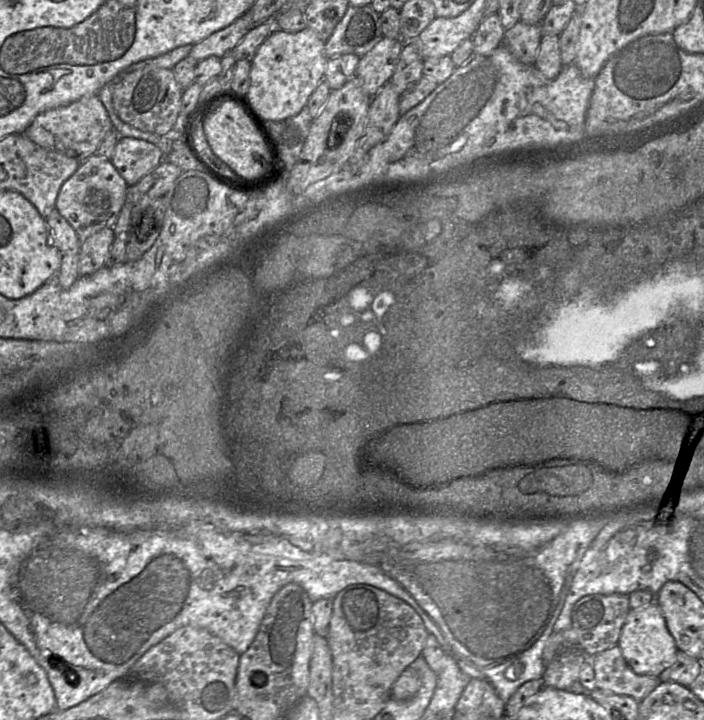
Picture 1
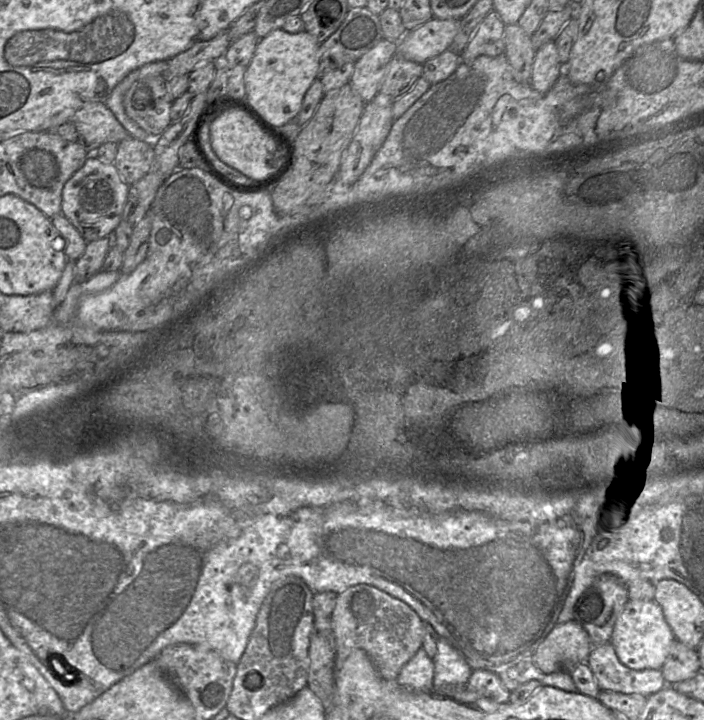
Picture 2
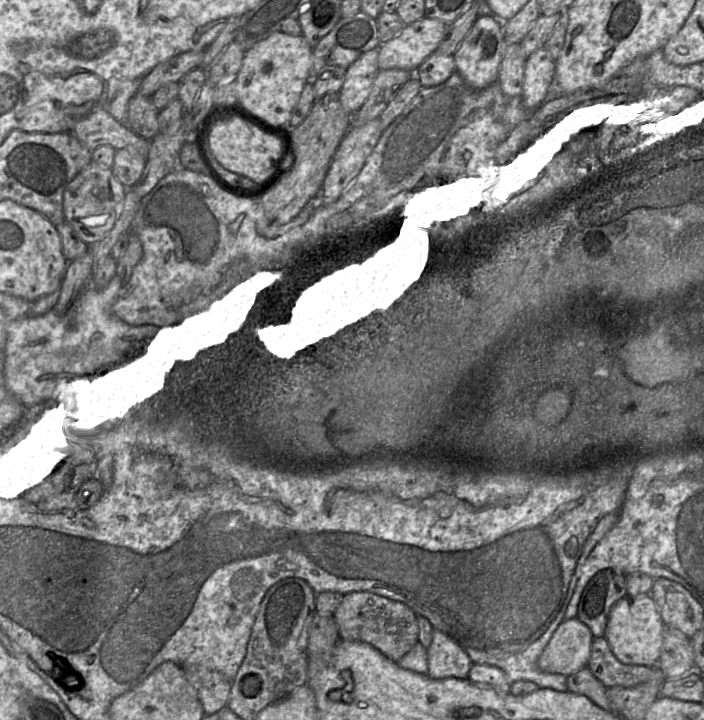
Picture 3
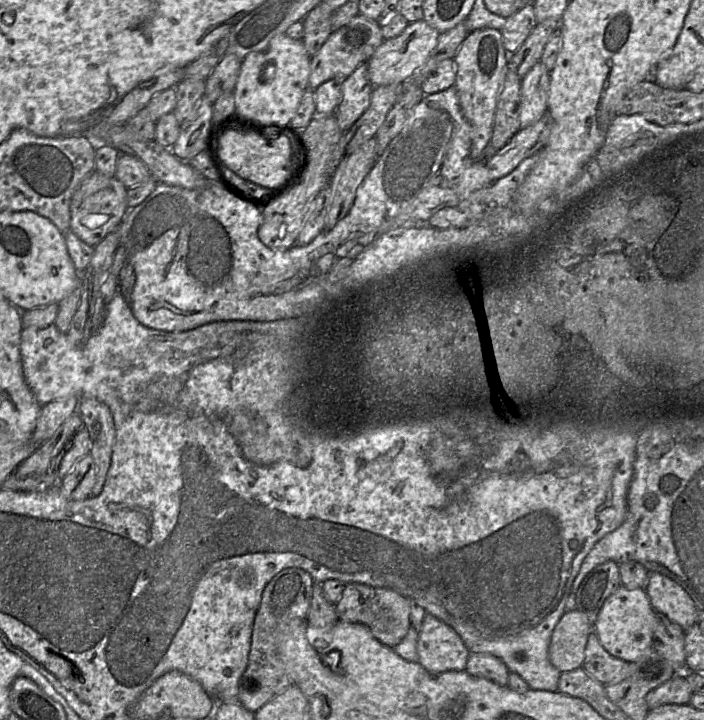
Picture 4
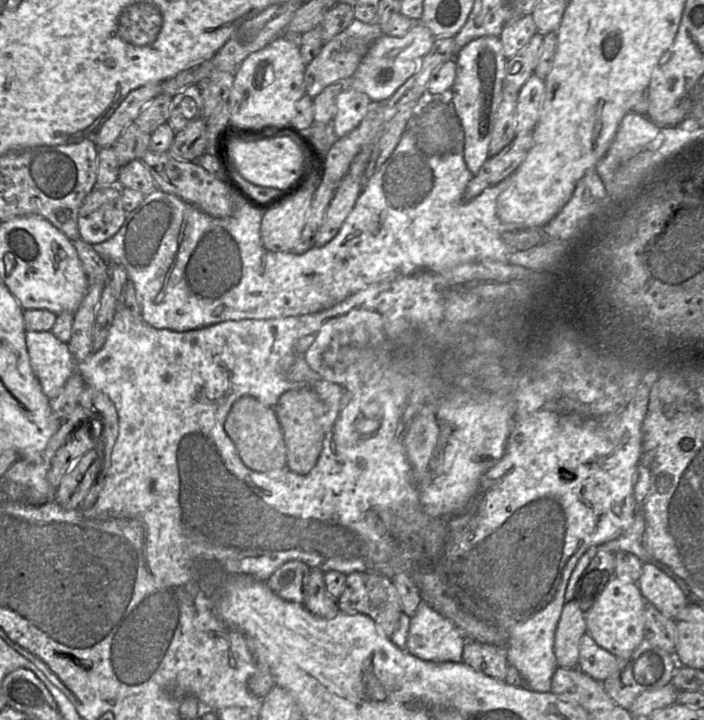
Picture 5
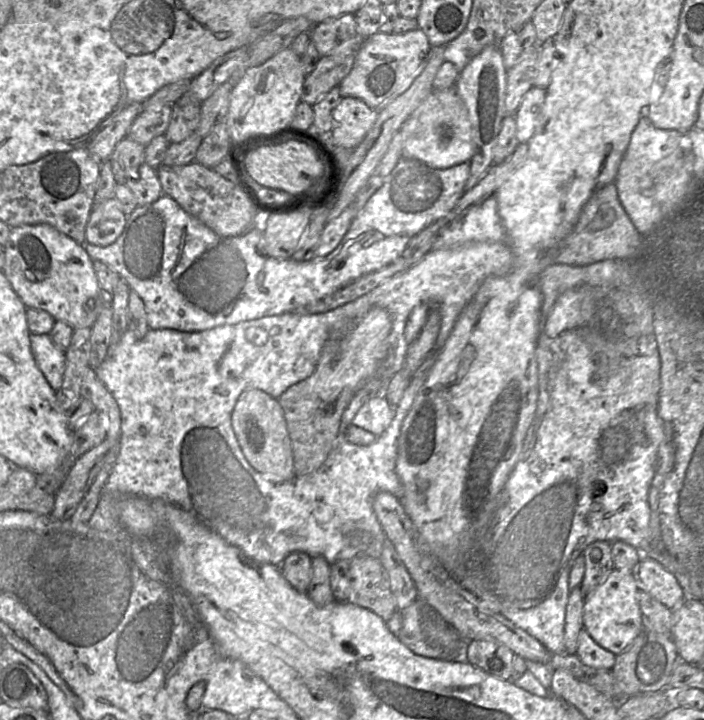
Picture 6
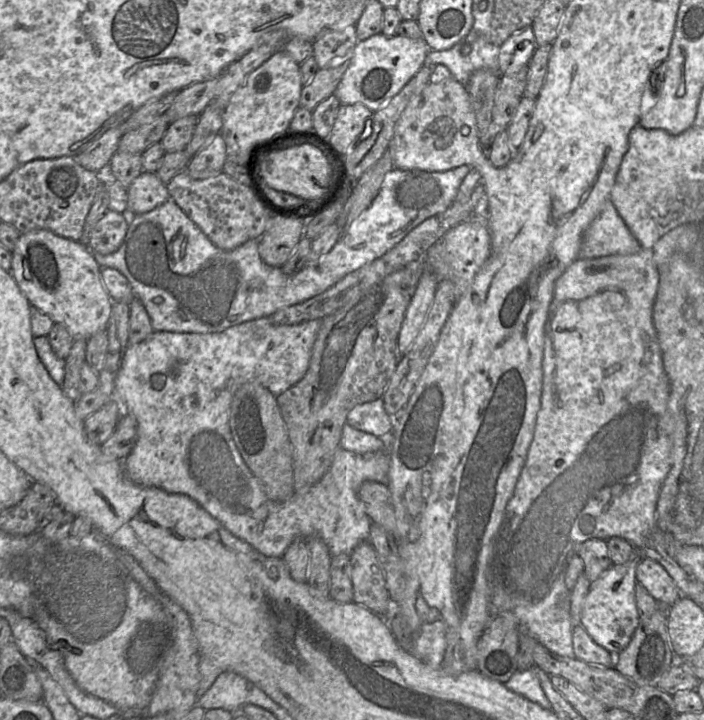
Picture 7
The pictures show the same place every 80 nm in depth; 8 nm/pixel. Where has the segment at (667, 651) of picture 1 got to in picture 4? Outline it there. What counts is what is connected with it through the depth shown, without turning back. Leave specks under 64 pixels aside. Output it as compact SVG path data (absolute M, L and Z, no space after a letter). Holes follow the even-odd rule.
M621 586L605 600L593 625L593 632L610 655L622 661L634 663L653 649L655 625L656 611L645 590L630 590Z

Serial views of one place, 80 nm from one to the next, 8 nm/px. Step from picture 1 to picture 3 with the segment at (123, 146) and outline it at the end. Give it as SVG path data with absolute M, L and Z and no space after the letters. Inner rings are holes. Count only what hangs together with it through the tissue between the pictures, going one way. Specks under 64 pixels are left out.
M132 147L116 150L113 163L113 173L128 189L133 188L142 178L147 158Z

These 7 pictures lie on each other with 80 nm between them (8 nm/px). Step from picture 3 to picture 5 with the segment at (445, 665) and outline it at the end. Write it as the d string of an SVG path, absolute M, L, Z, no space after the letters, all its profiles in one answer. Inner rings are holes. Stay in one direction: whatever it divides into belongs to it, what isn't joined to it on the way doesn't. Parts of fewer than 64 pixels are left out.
M420 602L416 614L410 619L406 650L423 661L461 663L466 639L456 627L427 603Z

